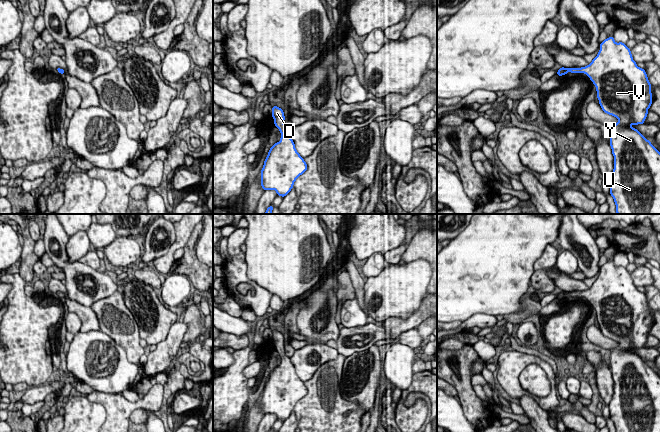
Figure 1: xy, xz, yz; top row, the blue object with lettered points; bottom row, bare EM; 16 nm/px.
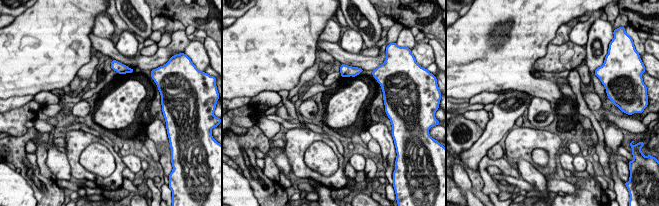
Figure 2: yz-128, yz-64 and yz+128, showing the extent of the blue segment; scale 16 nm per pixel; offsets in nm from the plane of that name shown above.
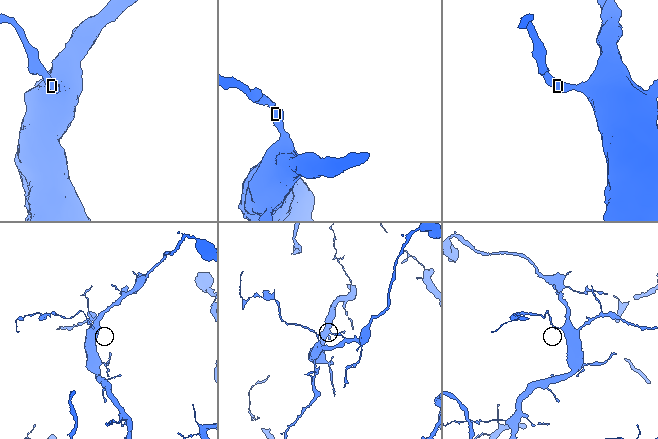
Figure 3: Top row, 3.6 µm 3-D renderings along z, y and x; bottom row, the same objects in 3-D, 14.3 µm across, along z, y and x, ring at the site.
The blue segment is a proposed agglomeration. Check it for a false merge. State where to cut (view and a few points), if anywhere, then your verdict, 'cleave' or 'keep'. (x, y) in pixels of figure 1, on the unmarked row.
no cut; keep

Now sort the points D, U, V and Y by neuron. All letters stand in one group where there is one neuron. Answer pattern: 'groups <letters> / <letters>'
groups D U V Y

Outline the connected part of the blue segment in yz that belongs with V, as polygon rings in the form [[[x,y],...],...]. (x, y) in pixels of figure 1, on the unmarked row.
[[[609,261],[600,267],[600,274],[589,289],[581,292],[561,291],[557,299],[566,299],[568,296],[586,298],[596,311],[596,320],[602,334],[619,344],[609,350],[610,370],[614,380],[614,393],[609,403],[609,411],[616,432],[660,432],[660,376],[636,352],[631,351],[633,348],[644,348],[648,333],[652,329],[651,308],[646,295],[637,290],[625,267],[616,267],[614,261]]]

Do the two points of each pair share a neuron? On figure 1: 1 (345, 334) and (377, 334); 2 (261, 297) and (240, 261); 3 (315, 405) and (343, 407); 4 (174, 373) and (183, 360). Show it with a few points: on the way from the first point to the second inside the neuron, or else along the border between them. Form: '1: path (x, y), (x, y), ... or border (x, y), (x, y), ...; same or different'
1: path (353, 331), (369, 331); same
2: path (256, 288), (240, 273), (240, 270); same
3: path (322, 412), (330, 413), (336, 407); same
4: path (174, 370), (180, 363); same

